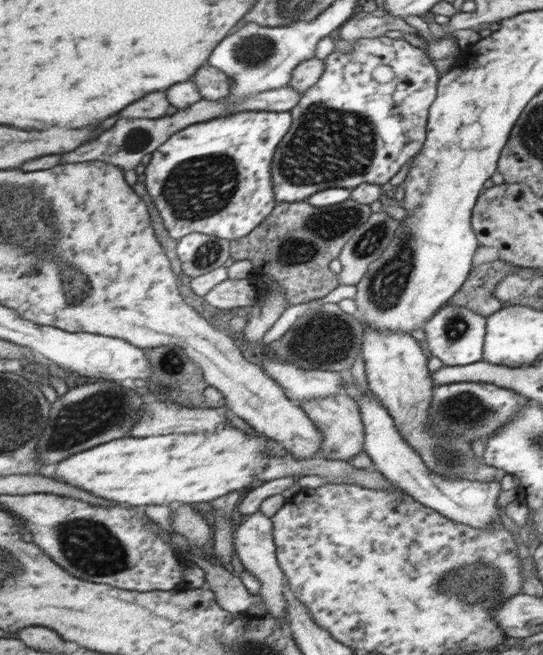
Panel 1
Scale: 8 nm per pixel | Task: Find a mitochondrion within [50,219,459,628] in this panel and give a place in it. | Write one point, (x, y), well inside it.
(98, 552)

